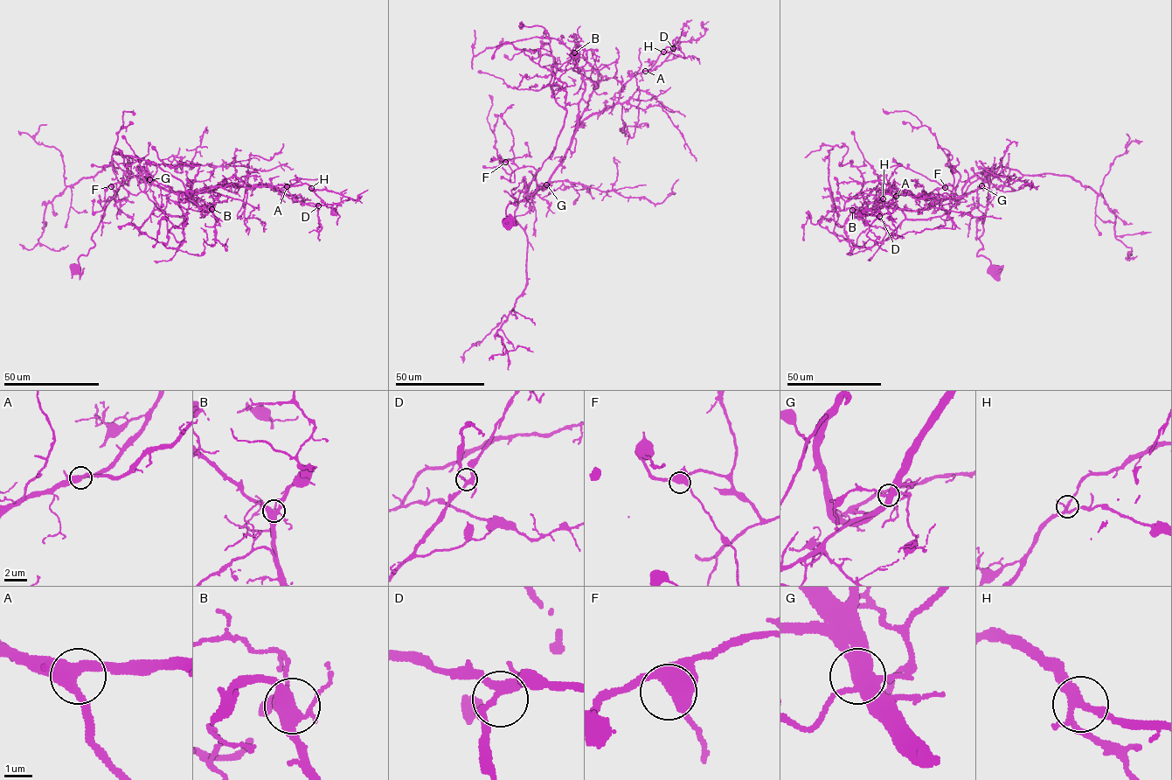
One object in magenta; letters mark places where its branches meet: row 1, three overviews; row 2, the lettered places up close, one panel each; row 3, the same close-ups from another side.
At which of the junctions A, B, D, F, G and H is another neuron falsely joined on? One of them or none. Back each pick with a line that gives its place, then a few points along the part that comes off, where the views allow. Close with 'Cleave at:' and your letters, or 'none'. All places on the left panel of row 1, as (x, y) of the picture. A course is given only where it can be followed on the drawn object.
Cleave at: none

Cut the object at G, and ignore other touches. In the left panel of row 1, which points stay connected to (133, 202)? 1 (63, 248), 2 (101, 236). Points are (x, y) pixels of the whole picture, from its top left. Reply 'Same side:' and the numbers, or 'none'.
Same side: 2

